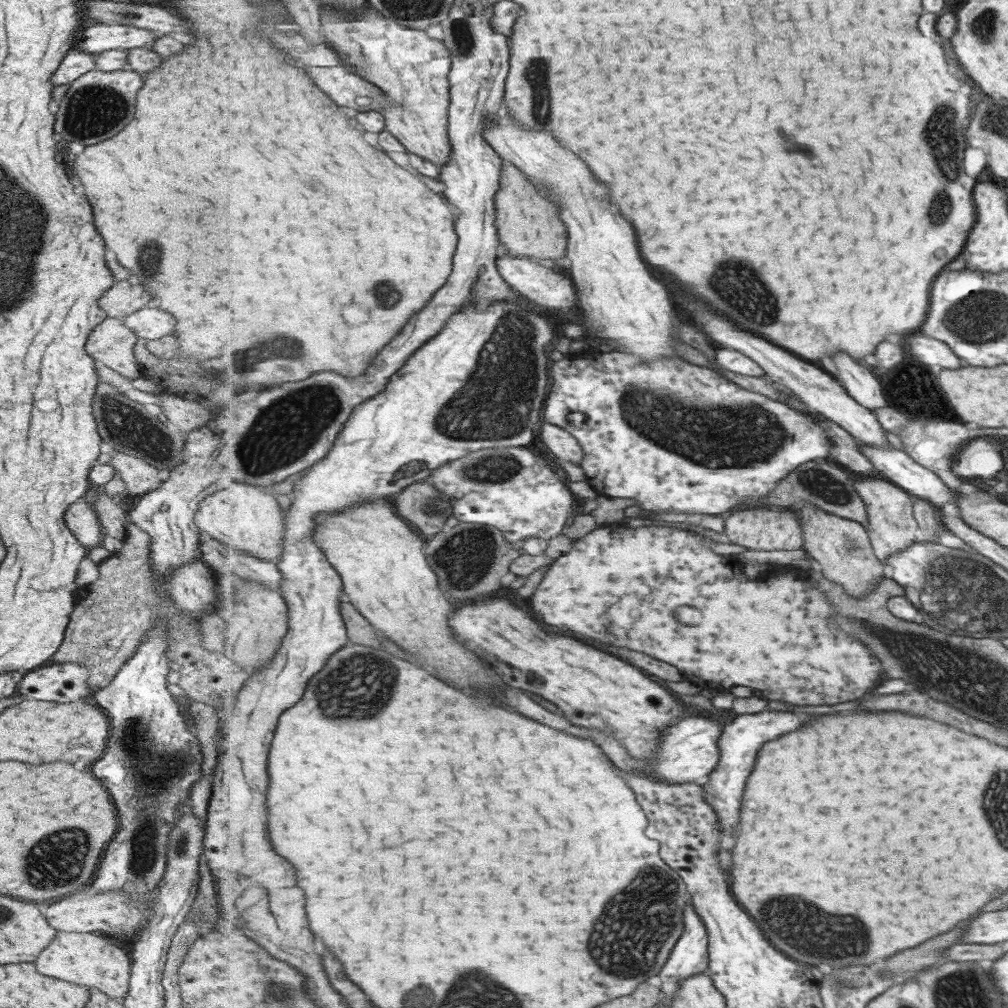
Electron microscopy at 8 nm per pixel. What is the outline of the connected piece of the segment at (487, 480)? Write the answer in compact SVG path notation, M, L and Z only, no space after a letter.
M487 448L470 452L429 475L429 481L444 497L450 498L454 516L461 523L474 522L495 525L511 544L531 537L555 538L575 514L578 498L557 474L539 462L527 448Z

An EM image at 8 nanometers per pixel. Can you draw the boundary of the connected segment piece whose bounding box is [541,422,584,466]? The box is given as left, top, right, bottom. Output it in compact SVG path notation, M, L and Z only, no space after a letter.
M546 422L542 425L541 438L557 458L581 466L584 459L584 448L568 430Z

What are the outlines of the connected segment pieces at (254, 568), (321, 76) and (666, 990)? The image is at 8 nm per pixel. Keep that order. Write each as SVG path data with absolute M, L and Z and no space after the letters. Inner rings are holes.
M201 535L198 548L199 560L215 574L237 574L239 578L266 584L271 590L282 592L283 573L275 563L263 561L242 550L227 549L217 540Z
M345 66L311 67L307 74L315 78L313 82L320 86L325 94L332 96L337 104L352 107L361 112L380 111L390 106L392 98L383 94L375 84L357 76ZM313 70L313 72L311 72Z
M693 901L688 902L684 918L683 936L659 974L662 982L661 1002L665 1004L668 1003L667 999L674 997L682 980L707 971L710 966L708 926Z

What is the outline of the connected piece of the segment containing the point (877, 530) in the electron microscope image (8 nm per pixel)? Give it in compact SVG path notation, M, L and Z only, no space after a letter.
M863 477L853 480L853 485L865 501L870 523L868 534L871 536L875 558L887 562L893 553L909 548L919 533L915 515L912 512L912 499L905 490L889 482L887 478Z

